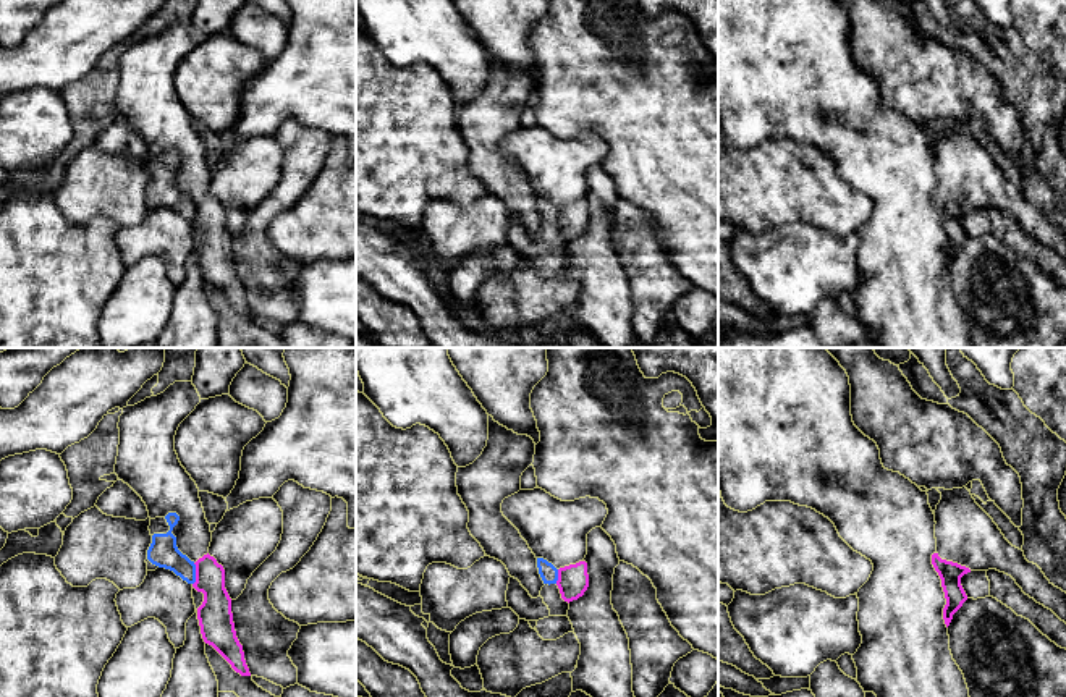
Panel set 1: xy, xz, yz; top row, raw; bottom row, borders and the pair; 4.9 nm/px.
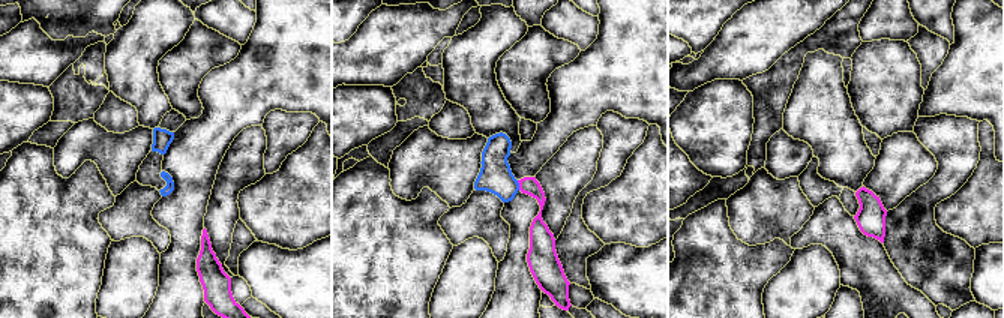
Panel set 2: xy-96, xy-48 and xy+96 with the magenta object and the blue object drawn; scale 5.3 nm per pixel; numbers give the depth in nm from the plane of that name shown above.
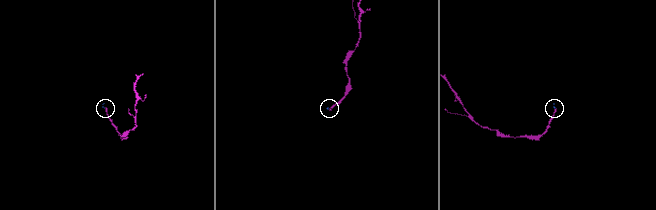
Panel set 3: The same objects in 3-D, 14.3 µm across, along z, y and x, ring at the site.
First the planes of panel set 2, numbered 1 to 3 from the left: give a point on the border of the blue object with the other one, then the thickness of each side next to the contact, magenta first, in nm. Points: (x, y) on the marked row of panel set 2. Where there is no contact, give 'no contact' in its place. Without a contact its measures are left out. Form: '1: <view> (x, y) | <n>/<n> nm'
1: no contact
2: xy-48 (520, 185) | 100/180 nm
3: no contact

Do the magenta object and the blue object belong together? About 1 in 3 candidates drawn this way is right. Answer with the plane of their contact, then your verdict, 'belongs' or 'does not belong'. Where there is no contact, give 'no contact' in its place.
meets magenta in xy; does not belong

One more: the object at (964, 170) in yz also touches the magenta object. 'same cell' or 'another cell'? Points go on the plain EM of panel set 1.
same cell

